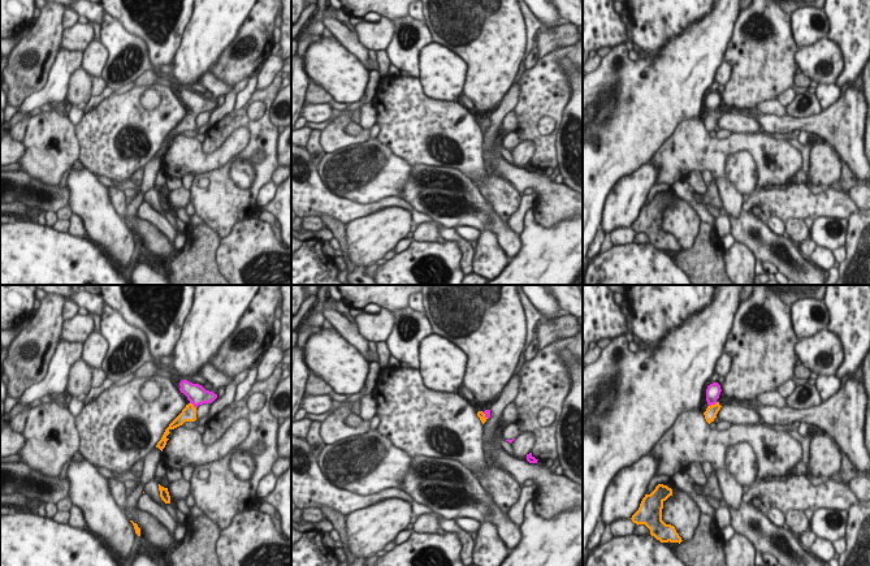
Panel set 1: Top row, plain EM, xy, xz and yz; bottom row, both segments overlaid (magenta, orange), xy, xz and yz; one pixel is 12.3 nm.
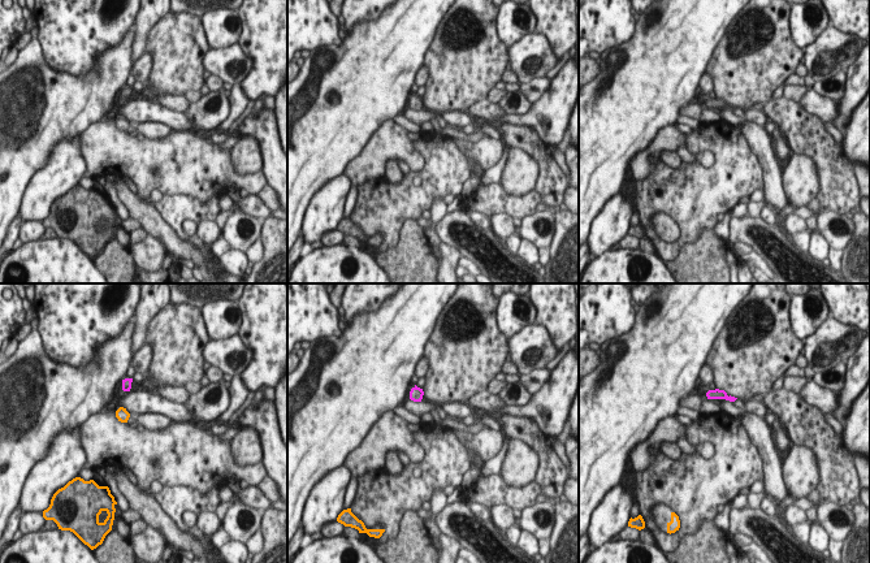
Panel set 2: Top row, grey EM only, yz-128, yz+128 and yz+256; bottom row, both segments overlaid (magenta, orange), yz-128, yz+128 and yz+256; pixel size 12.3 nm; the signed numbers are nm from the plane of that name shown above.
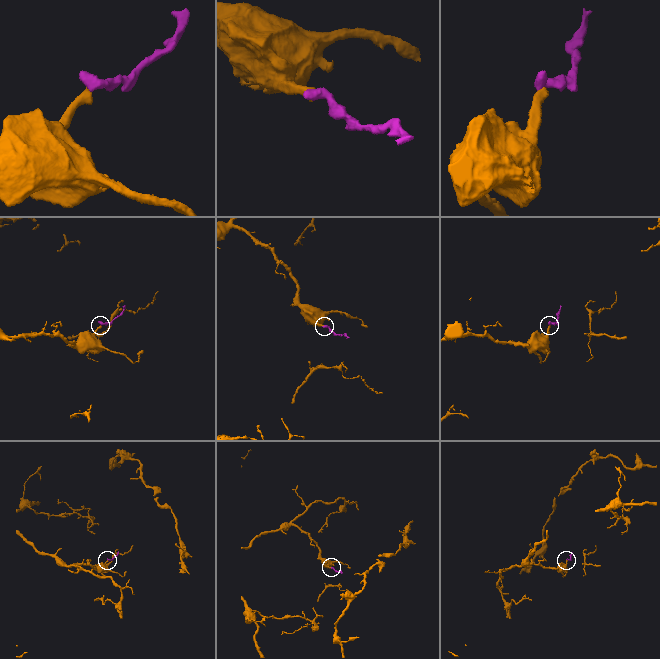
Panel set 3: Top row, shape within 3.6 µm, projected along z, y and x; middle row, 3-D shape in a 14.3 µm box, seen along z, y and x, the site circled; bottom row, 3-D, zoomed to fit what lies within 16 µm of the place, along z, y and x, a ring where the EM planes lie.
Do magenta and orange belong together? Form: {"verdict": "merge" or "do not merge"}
{"verdict": "merge"}

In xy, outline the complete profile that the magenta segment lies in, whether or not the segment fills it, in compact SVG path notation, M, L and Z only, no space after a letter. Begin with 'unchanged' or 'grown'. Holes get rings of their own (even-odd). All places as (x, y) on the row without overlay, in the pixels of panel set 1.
grown; M182 88L179 91L179 95L181 101L187 105L190 112L186 113L182 121L169 133L161 148L157 151L156 156L159 156L161 160L165 156L166 150L169 148L166 144L170 142L170 138L182 134L185 130L195 130L196 116L203 112L211 112L217 107L217 103L215 103L213 100L205 99L202 94L192 92L187 88Z

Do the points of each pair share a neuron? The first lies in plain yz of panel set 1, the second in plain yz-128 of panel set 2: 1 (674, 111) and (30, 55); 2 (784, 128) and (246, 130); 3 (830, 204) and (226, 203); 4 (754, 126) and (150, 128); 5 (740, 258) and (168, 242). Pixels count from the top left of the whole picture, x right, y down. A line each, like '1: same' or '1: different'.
1: same
2: same
3: different
4: same
5: different

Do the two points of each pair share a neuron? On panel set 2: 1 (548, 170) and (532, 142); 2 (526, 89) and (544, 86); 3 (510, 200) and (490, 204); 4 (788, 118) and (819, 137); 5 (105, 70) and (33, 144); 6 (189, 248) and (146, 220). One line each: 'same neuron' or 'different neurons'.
1: same neuron
2: same neuron
3: same neuron
4: same neuron
5: same neuron
6: same neuron

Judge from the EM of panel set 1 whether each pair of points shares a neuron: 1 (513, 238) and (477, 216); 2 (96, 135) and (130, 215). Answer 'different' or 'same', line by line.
1: same
2: different

